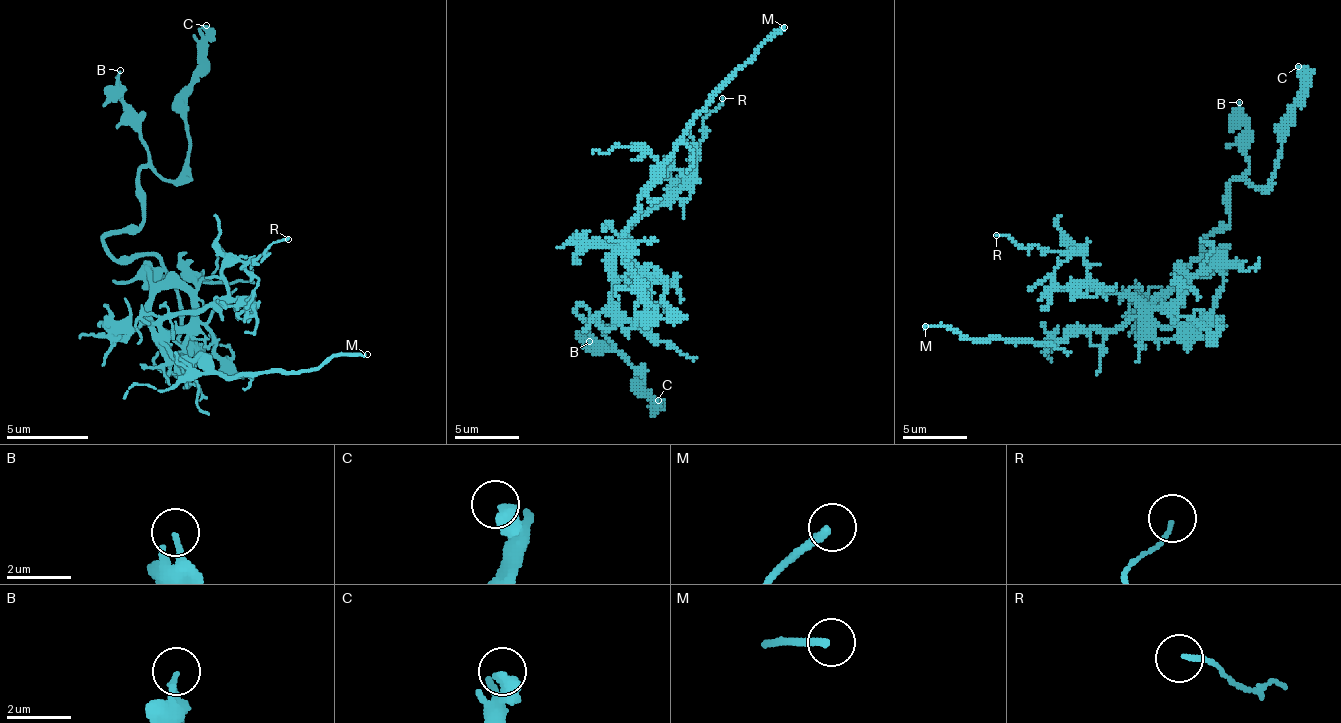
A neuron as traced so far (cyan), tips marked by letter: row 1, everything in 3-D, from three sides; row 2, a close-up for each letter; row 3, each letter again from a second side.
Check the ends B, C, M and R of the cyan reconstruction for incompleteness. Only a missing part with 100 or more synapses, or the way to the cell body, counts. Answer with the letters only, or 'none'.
M

